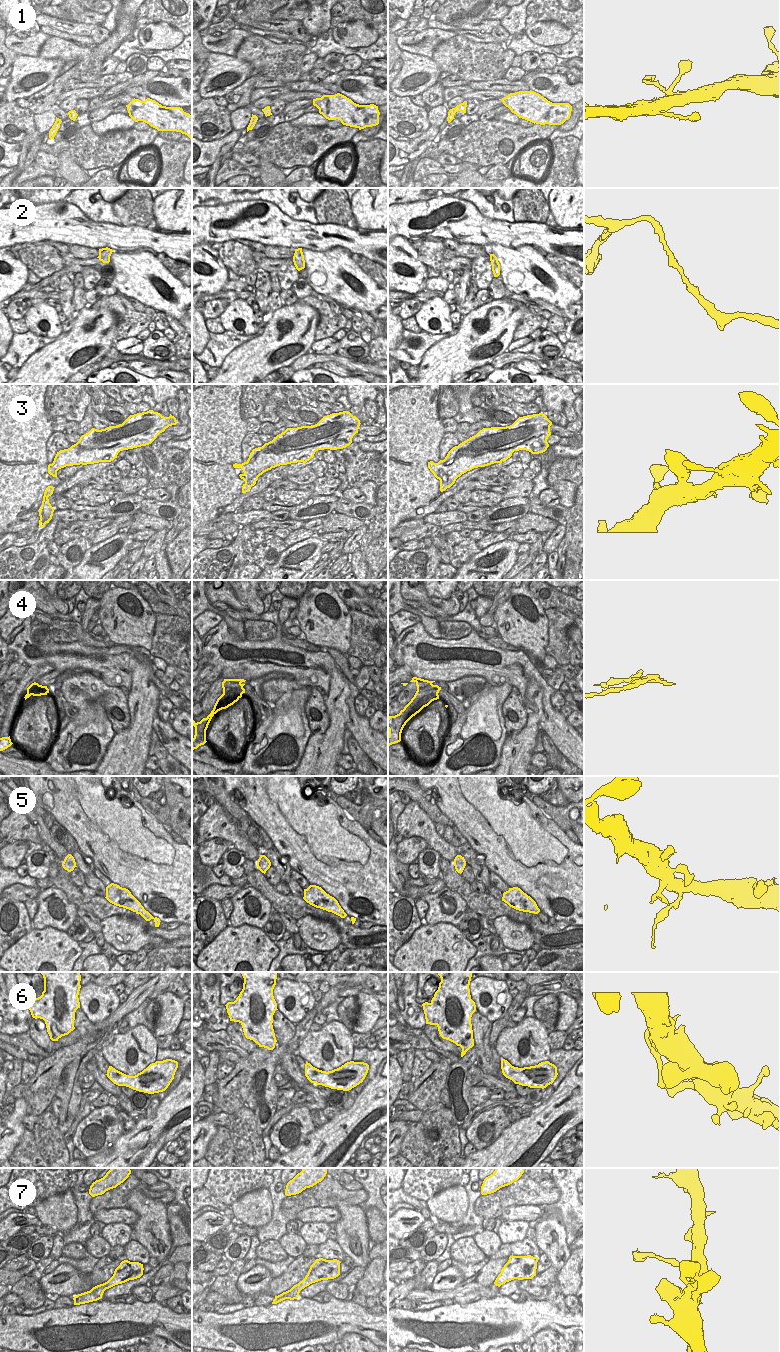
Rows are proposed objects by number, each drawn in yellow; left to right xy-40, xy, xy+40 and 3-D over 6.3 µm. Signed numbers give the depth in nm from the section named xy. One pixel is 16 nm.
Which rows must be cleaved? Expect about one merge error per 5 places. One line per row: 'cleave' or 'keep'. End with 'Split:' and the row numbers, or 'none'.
1: keep
2: keep
3: keep
4: cleave
5: keep
6: keep
7: keep
Split: 4

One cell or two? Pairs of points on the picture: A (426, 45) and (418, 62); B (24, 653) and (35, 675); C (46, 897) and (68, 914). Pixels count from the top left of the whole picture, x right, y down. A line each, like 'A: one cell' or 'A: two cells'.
A: two cells
B: two cells
C: one cell

